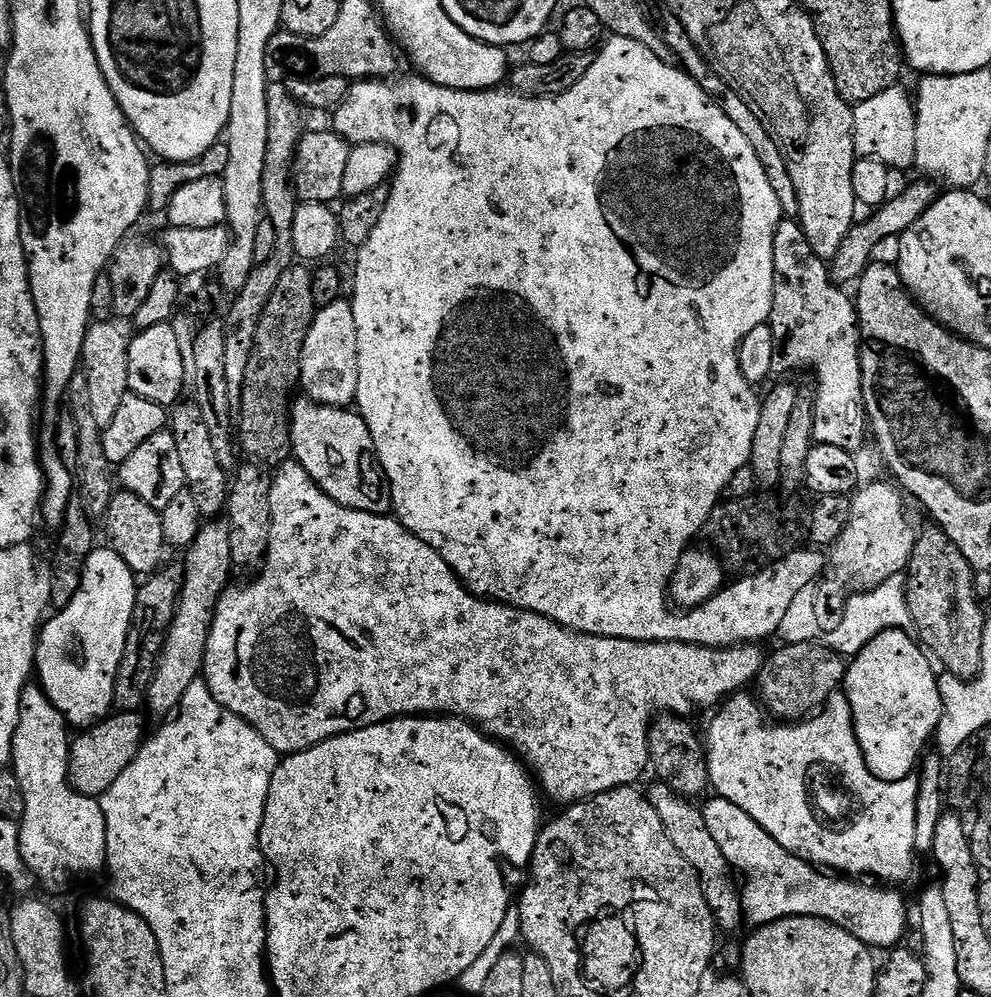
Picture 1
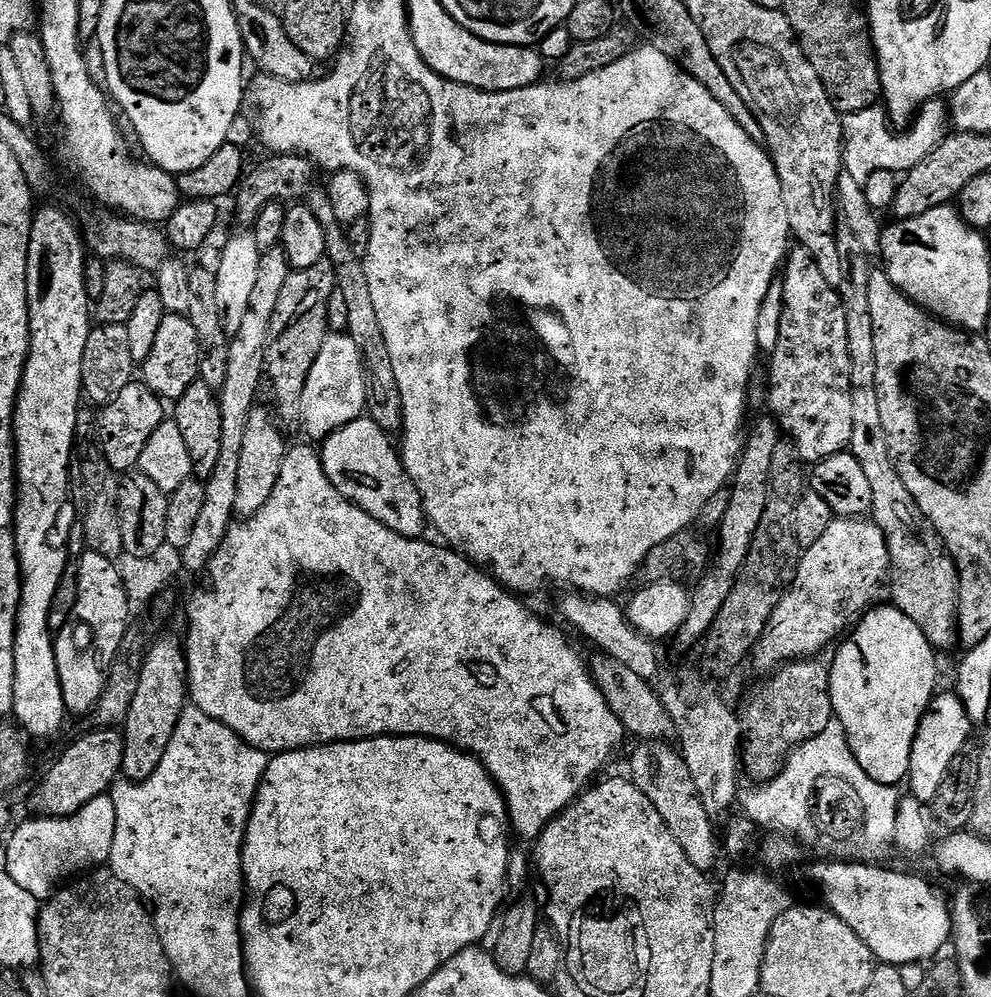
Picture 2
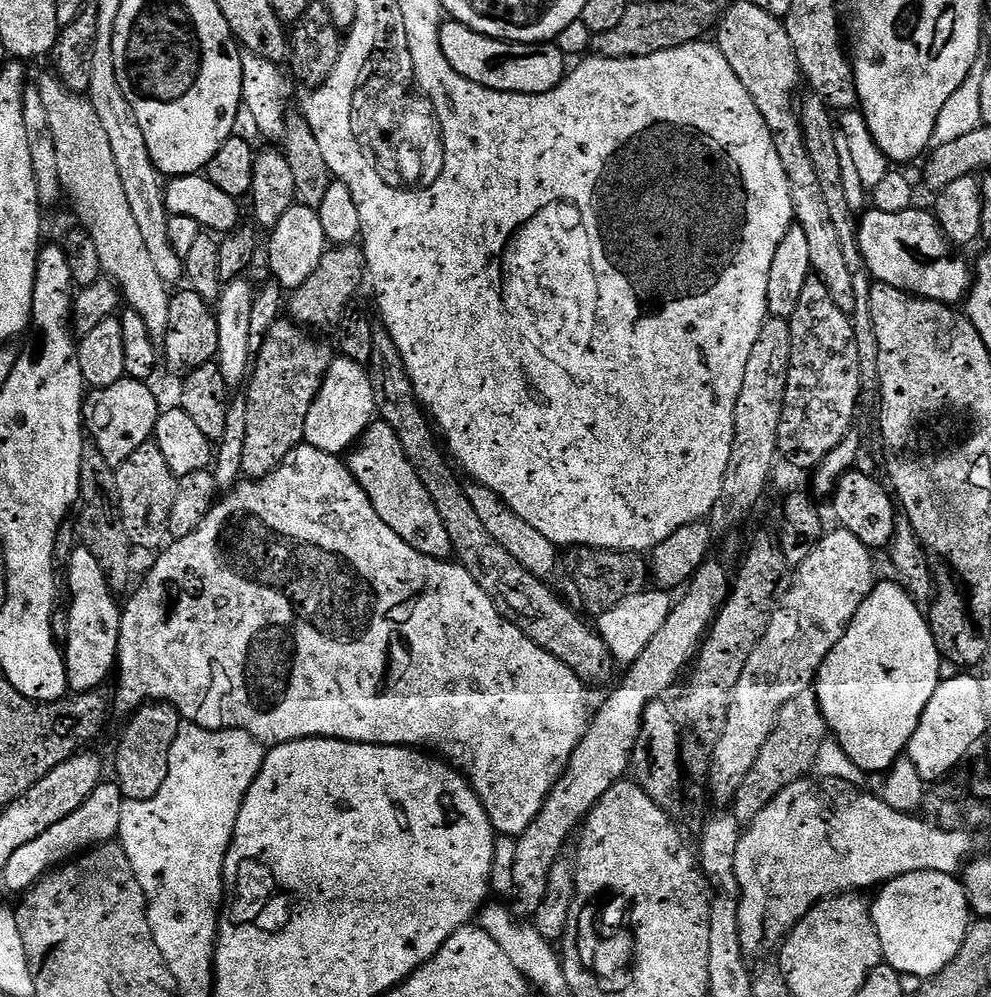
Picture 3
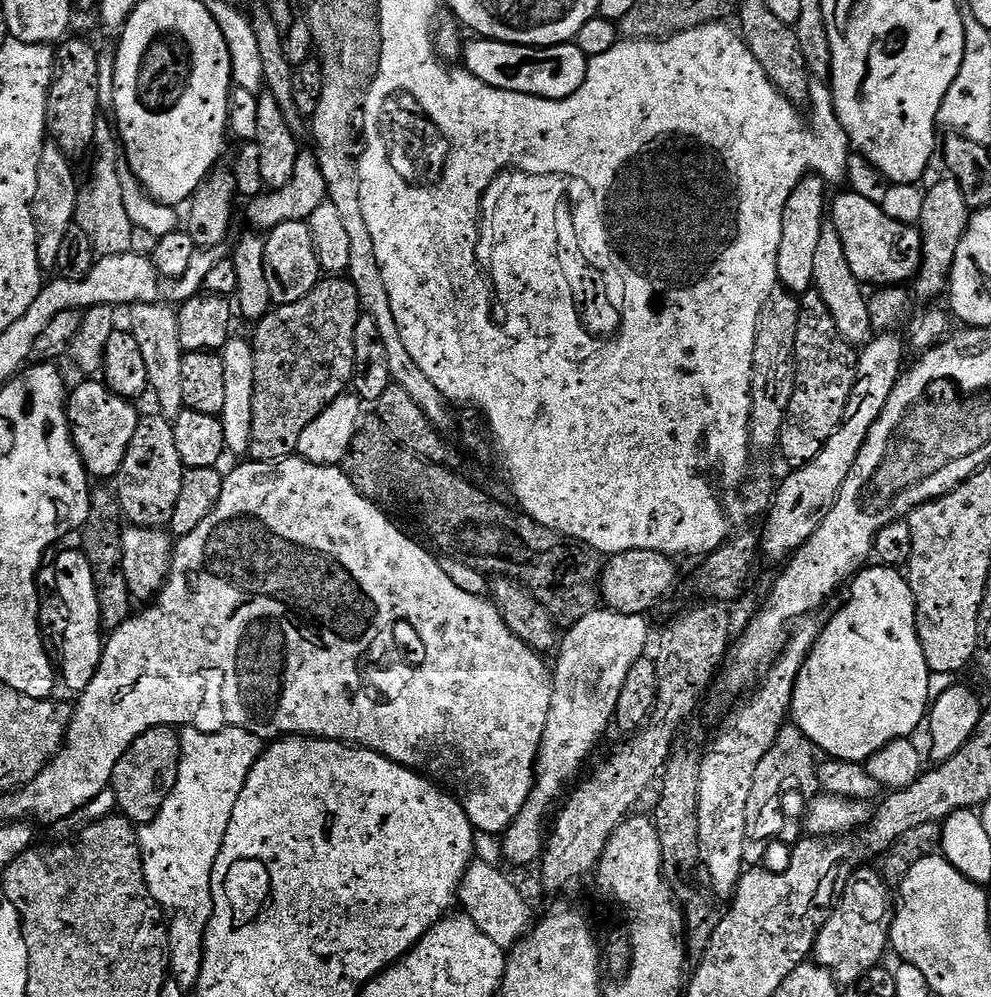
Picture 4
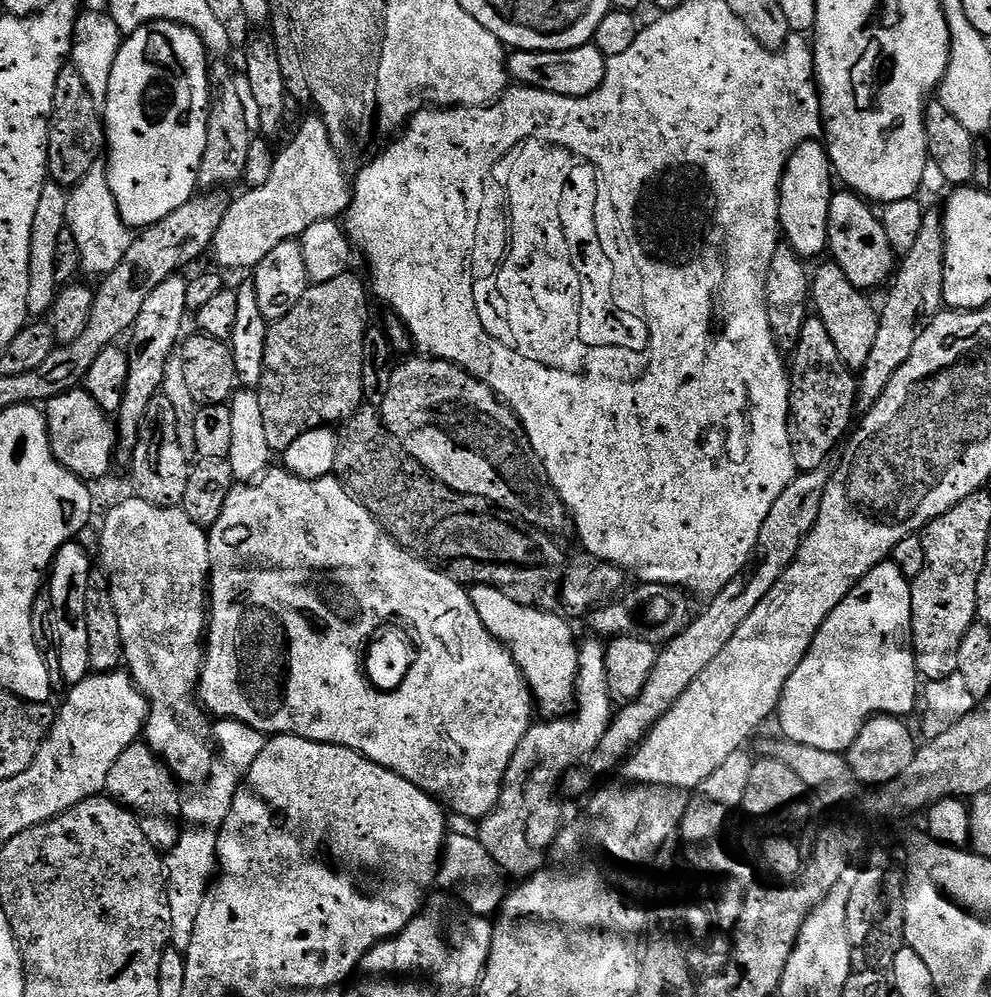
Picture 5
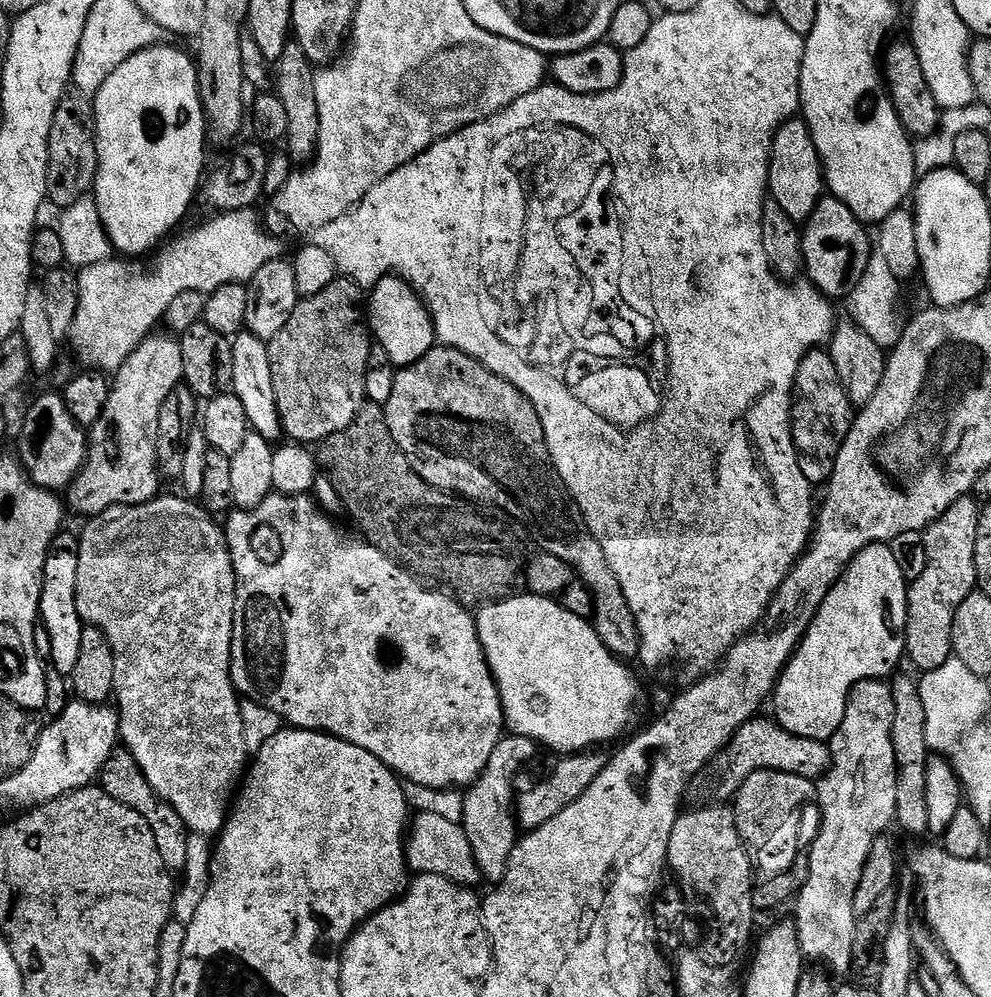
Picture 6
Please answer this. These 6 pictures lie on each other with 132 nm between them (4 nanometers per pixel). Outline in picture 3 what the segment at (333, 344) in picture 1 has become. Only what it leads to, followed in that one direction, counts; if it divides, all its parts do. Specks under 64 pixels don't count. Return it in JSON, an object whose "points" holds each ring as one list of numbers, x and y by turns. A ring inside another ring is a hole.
{"points":[[333,359,330,370,322,382,322,390,318,390,318,398,314,406,310,406,310,414,306,414,304,443,340,456,359,441,368,425,373,423,375,416,374,390,367,367,353,360]]}

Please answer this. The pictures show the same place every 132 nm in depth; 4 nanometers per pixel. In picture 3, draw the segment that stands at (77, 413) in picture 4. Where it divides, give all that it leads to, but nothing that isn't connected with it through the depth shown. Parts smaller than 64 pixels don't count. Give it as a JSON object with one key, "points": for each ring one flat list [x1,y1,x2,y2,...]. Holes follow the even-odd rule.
{"points":[[127,378,114,382,114,386,97,388,87,393,84,402,84,426,91,443,102,452,102,458,111,468,118,469,138,446,149,443,156,431,162,405,143,380]]}

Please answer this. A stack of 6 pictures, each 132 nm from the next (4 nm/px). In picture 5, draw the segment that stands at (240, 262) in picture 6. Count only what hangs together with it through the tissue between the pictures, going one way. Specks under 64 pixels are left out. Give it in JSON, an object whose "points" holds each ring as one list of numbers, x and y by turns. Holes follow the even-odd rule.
{"points":[[100,159,90,168,90,173,82,182,69,191,67,200,67,231,74,234,78,250,82,255,81,271,97,278,111,273,132,245,131,229,121,218,113,191,110,190,108,166,105,159]]}

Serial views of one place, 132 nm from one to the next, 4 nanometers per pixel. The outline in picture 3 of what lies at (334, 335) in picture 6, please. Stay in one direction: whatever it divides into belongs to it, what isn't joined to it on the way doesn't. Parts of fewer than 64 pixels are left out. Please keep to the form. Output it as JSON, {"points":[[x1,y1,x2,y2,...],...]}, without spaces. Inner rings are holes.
{"points":[[288,318,277,320,276,325,264,335,260,351,255,353,254,367,250,372,246,389,246,450,242,450,242,473,249,481,269,476,275,468,281,467,291,457,293,450,304,443,306,414,322,390,322,382,334,359,332,353,320,340,307,336,301,325]]}

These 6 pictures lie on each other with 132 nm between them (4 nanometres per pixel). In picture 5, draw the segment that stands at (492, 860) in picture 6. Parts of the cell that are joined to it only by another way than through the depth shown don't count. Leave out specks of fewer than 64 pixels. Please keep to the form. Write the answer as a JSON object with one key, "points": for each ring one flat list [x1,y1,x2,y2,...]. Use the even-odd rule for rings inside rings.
{"points":[[590,639,579,645,574,697,576,716,565,714,541,719,541,724,540,721,533,723,522,742,518,742,514,758,510,758,504,789,495,810,479,821,482,846,489,851,501,872,509,877,527,878,544,866,552,843,562,827,558,789,564,776,598,747,602,734,606,734,608,724,612,721,614,701,606,682,605,645,599,639]]}

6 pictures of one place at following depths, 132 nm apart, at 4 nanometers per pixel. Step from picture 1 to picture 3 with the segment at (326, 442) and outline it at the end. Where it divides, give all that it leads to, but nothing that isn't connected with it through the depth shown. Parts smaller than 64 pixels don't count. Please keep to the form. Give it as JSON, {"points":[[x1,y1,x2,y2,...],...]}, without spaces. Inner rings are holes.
{"points":[[377,419,368,425,358,446,351,449,346,463,354,474,356,484,362,486,366,498,370,498,370,506,374,506,378,518,382,518,382,522,386,522,386,526,390,526,390,530,406,542,406,546,414,546,418,554,435,560,453,559,450,534,446,534,446,526,442,526,438,506,434,506,430,490,422,486,422,478,414,474,414,466,410,466,402,450,402,442,398,442,398,434,394,434,386,421]]}

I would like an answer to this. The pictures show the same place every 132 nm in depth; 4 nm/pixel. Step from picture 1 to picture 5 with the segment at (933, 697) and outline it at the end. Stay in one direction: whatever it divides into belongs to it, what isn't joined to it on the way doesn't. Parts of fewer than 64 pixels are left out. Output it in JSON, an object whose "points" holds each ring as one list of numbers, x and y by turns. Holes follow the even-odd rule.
{"points":[[891,562,876,564,834,606,834,610,822,622,818,634,812,639,807,654,798,662,794,674,786,682,780,695,778,720,787,739,802,746,815,746,817,750,847,753,861,725,869,716,907,717,907,712,917,711,916,655,912,653,912,586,902,570]]}

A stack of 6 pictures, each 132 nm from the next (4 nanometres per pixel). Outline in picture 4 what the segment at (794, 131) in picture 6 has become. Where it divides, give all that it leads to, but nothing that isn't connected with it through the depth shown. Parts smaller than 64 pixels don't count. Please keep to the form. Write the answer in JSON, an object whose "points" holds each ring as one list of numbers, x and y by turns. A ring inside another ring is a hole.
{"points":[[809,174,794,186,794,194,786,202,786,210,782,214,782,246,778,246,778,274,776,275,779,287,783,291,793,294,803,294,813,291,814,285,814,257,818,251,818,237,826,223,826,196,824,200,825,181,819,175]]}

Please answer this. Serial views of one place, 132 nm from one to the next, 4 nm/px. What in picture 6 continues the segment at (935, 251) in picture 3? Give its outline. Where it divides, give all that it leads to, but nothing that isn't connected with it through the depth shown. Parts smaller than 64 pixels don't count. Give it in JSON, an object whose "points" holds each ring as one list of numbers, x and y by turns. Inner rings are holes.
{"points":[[821,196,814,214,802,228,802,250,804,251,804,272,807,279,819,292,829,298,851,297,862,282,868,263,874,251,874,240,868,237,869,229,836,196]]}

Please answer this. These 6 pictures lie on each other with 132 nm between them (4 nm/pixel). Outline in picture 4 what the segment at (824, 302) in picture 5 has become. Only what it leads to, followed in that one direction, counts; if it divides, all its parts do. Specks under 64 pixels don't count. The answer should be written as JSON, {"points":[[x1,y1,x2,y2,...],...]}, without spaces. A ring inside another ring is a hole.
{"points":[[830,222,825,223,822,235,818,237,812,283,815,292,822,294,822,302,826,302,826,310,830,310,834,317,834,326,838,326,838,334,842,334,845,342,853,346,867,344,874,335,868,296,860,280,854,278,854,270,850,270,850,262,846,262,846,250,842,250,842,238,838,238,838,230]]}

